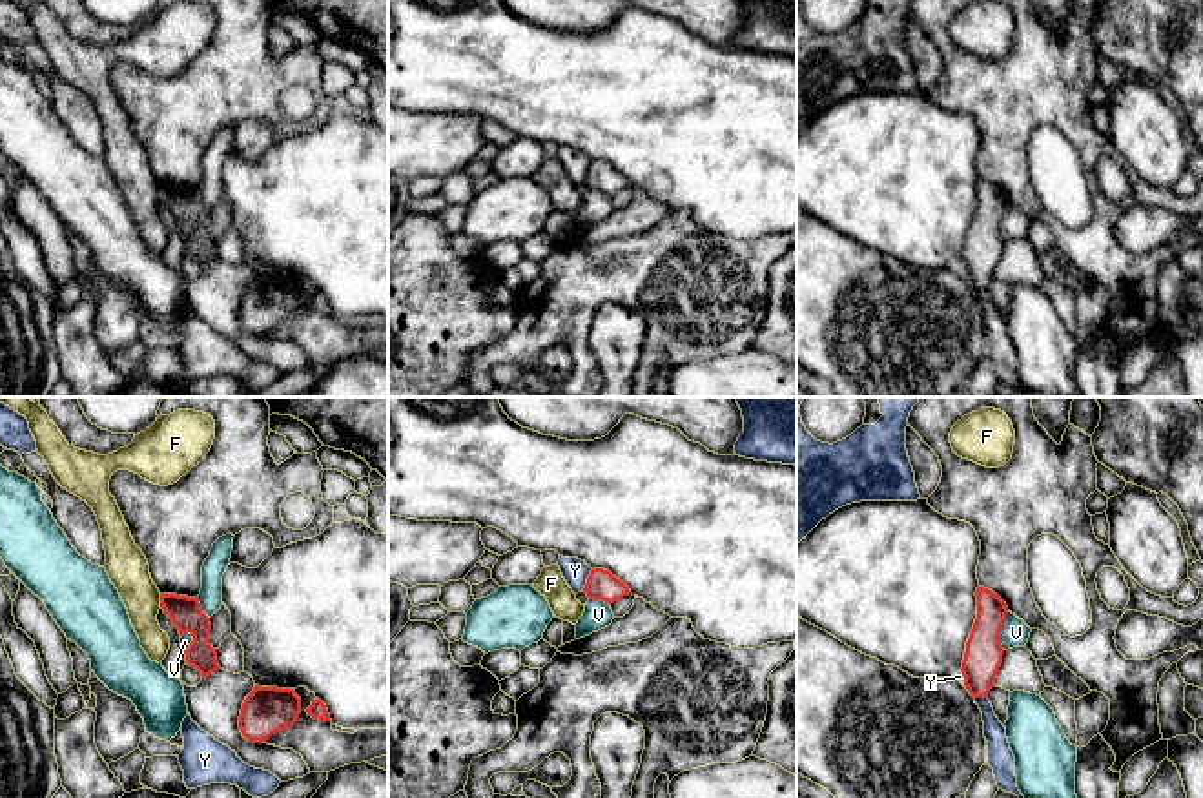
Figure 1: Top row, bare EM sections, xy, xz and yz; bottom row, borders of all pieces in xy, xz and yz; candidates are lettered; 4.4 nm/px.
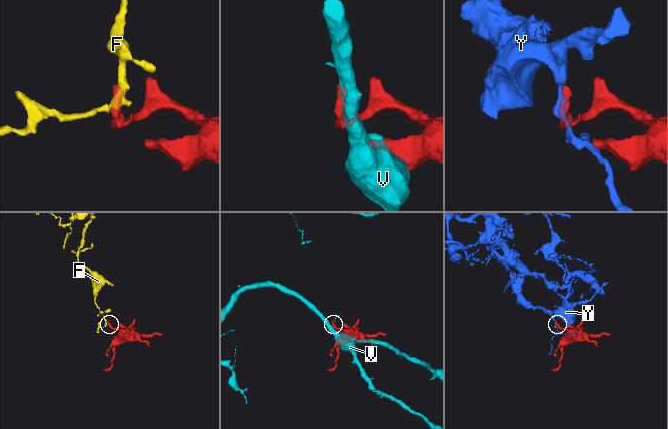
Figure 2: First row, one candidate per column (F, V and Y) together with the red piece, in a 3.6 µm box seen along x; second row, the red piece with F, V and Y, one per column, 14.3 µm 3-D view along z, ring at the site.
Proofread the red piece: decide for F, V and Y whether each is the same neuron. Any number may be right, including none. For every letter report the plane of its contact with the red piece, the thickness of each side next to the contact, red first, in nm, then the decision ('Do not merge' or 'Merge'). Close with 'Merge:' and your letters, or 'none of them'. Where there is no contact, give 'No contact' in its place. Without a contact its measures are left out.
F: Touches red in xy. Thickness 140 nm (red) against 180 nm. Do not merge
V: Touches red in yz. Thickness 170 nm (red) against 120 nm. Do not merge
Y: Touches red in xz. Thickness 130 nm (red) against 120 nm. Do not merge
Merge: none of them

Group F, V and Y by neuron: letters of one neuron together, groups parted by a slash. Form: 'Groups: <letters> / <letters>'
Groups: F / V / Y

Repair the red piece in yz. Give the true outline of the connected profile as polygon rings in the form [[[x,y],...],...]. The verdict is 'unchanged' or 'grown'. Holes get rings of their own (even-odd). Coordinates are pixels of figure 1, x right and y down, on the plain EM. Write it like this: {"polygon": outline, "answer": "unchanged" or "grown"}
{"polygon": [[[981,177],[975,188],[977,210],[966,233],[961,264],[964,268],[964,279],[973,290],[988,290],[1002,255],[1001,222],[1008,199],[995,184]]], "answer": "unchanged"}

